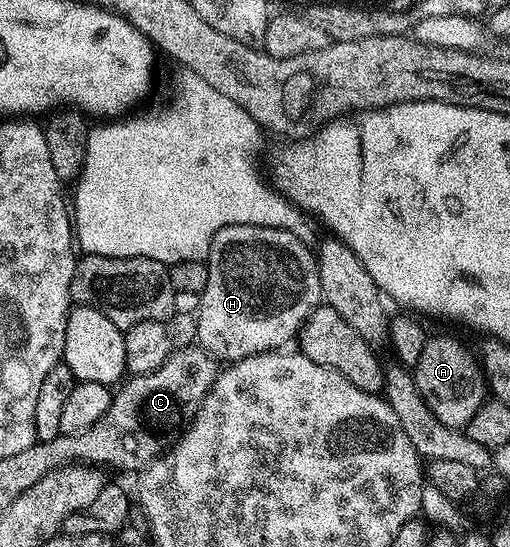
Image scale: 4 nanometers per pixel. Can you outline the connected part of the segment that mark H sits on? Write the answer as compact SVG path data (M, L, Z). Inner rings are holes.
M230 225L223 227L212 239L212 244L208 250L207 265L209 277L206 287L200 296L200 307L195 311L196 316L196 343L203 347L213 359L217 361L235 361L245 359L251 355L257 355L263 351L278 351L289 346L288 343L297 338L300 327L310 317L312 310L322 303L322 292L320 289L320 278L316 268L316 256L313 248L309 244L298 241L294 233L286 233L282 229L270 229L269 227L259 227L258 225Z

